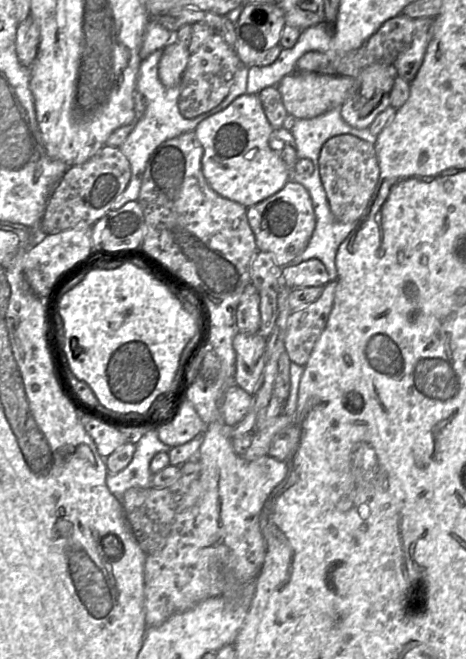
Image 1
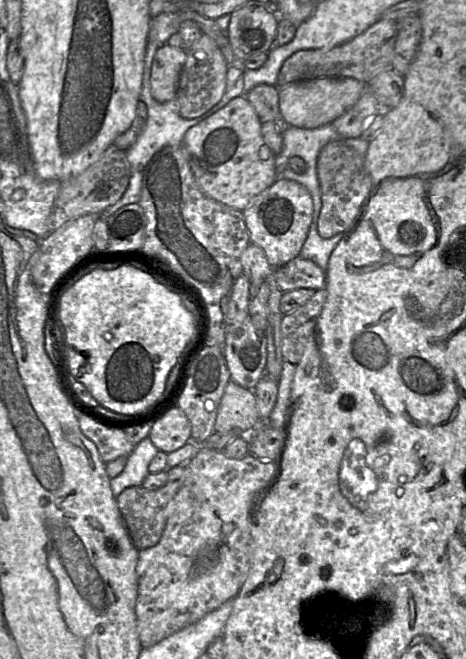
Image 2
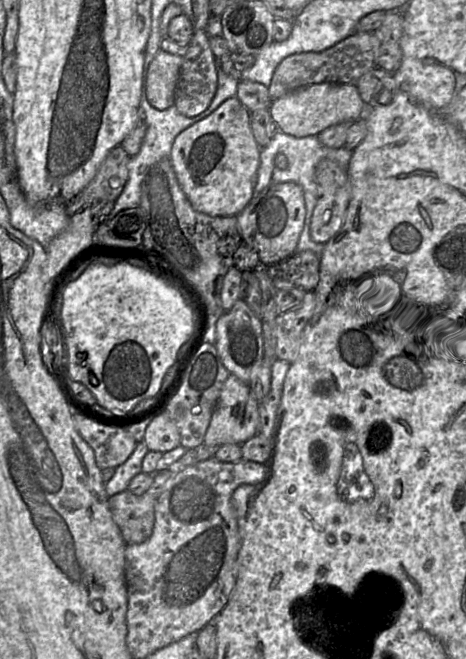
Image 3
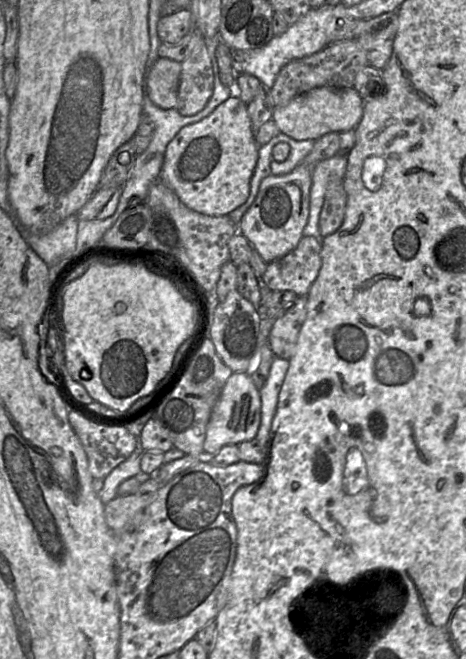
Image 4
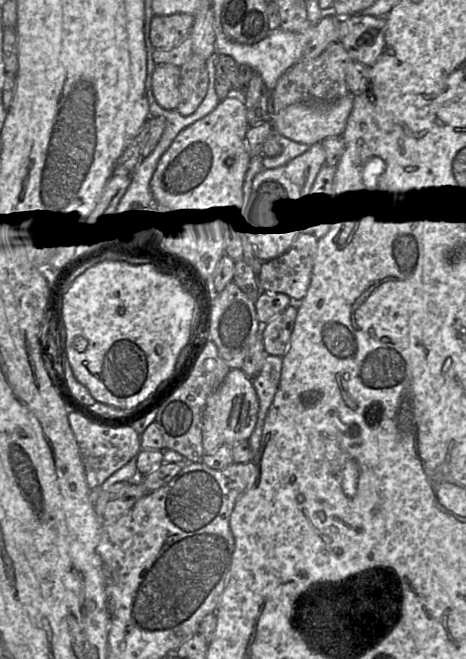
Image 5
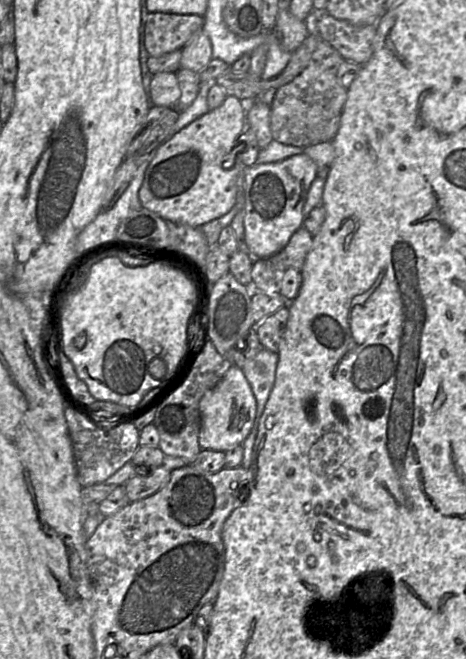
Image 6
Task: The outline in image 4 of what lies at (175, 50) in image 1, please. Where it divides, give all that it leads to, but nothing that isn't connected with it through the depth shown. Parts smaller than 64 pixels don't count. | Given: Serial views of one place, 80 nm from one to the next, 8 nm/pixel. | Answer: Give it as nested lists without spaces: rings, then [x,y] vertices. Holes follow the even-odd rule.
[[[158,57],[148,74],[146,85],[151,101],[162,109],[176,108],[182,63]]]

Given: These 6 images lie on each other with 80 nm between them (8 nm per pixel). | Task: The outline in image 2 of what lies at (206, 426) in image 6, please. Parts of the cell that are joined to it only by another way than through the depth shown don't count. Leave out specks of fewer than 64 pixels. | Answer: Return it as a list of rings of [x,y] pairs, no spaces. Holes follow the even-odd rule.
[[[230,380],[218,407],[214,432],[240,431],[248,434],[260,422],[254,391]]]

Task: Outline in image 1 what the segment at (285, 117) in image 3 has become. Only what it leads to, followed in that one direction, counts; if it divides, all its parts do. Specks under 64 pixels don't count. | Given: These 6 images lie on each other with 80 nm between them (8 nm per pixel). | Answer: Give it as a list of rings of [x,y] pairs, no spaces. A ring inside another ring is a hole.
[[[292,72],[284,76],[276,87],[288,115],[295,119],[311,119],[333,108],[341,107],[353,84],[354,78],[348,76]]]

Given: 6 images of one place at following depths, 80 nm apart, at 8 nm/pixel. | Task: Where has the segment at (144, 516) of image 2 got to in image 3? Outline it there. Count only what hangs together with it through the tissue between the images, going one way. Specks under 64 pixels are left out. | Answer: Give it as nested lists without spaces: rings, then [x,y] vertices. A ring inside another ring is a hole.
[[[160,466],[153,474],[151,487],[142,495],[125,490],[109,497],[113,520],[128,545],[143,543],[152,535],[155,503],[174,474],[170,468]]]

